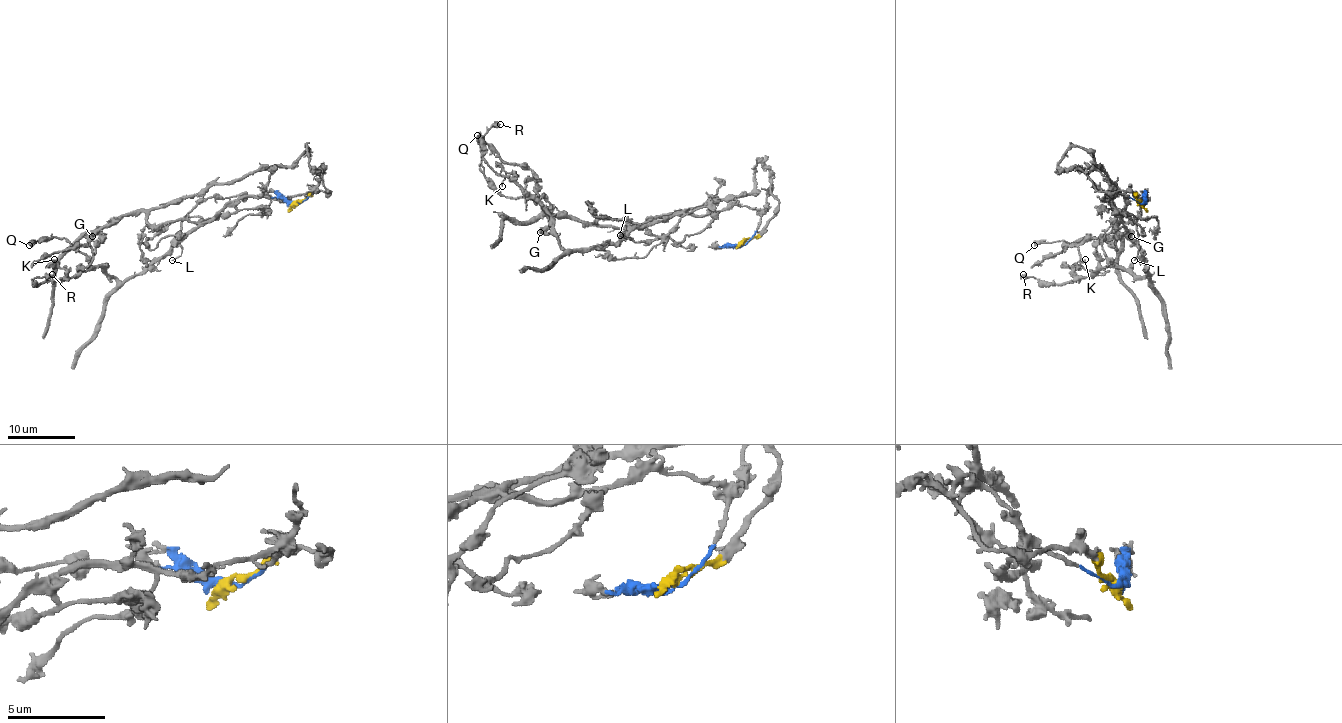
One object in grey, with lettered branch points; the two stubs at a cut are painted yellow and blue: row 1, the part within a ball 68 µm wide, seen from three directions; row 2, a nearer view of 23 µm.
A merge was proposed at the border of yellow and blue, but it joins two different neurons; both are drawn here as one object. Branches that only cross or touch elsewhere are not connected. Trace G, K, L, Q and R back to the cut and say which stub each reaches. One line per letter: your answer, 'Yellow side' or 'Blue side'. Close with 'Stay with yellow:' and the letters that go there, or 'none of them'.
G: Blue side
K: Blue side
L: Blue side
Q: Blue side
R: Blue side
Stay with yellow: none of them

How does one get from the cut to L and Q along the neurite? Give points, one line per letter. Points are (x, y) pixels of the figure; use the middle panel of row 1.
L: (741, 245), (760, 223), (760, 212), (745, 206), (700, 216), (675, 214), (636, 226), (629, 238), (619, 234)
Q: (741, 245), (758, 211), (734, 206), (675, 214), (568, 251), (543, 204), (502, 194), (483, 173), (477, 134)

